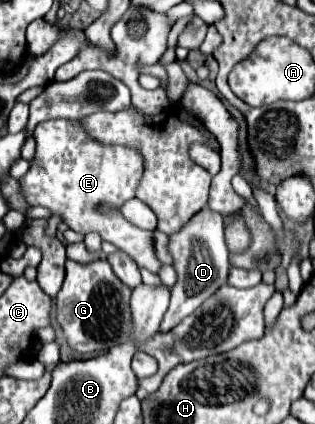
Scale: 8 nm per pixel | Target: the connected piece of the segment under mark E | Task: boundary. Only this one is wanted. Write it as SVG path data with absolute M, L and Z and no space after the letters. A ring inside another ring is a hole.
M49 119L47 123L39 123L33 135L37 141L37 151L29 161L29 171L19 179L25 201L29 205L49 209L53 217L61 217L69 229L81 235L91 231L99 233L103 241L117 245L139 267L145 267L157 275L163 263L155 253L153 231L135 227L121 213L123 203L135 197L135 189L143 175L141 155L127 147L101 145L87 137L75 121L65 119ZM103 205L109 205L109 211L103 211Z

